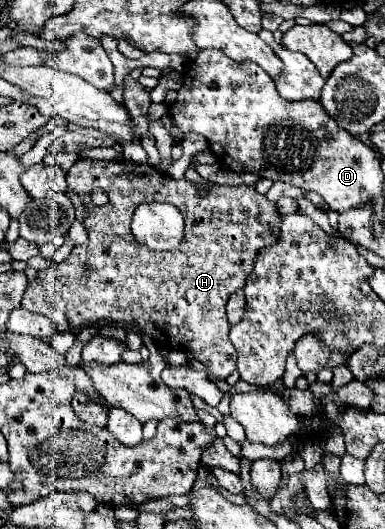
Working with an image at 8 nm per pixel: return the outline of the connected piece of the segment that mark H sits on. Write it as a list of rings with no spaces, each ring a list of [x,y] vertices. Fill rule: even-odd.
[[[79,159],[69,171],[67,171],[67,183],[69,183],[69,189],[81,197],[83,201],[83,207],[87,209],[87,217],[85,217],[85,229],[89,233],[89,243],[87,245],[81,245],[81,247],[75,247],[71,251],[71,255],[61,261],[61,263],[53,263],[47,271],[43,271],[39,275],[39,283],[37,285],[31,285],[27,287],[25,295],[23,295],[23,307],[31,313],[41,313],[45,317],[49,317],[55,325],[57,331],[79,331],[79,329],[85,329],[85,327],[91,327],[95,323],[101,325],[101,317],[113,317],[113,323],[117,325],[125,325],[129,331],[135,331],[135,333],[145,333],[147,337],[151,337],[155,341],[155,345],[161,345],[161,347],[167,347],[167,349],[181,349],[181,351],[191,351],[195,353],[195,357],[207,367],[207,371],[213,375],[213,377],[221,377],[221,379],[227,379],[235,369],[235,349],[229,341],[229,321],[227,321],[227,313],[225,313],[225,305],[227,305],[227,299],[231,293],[235,293],[237,289],[241,289],[245,285],[245,277],[249,277],[249,273],[253,271],[253,257],[257,257],[257,253],[261,253],[261,249],[273,245],[273,241],[279,239],[279,231],[281,231],[281,213],[277,209],[277,203],[269,201],[265,195],[259,195],[255,191],[255,187],[247,187],[247,185],[241,185],[241,187],[223,187],[223,185],[215,185],[207,197],[201,197],[195,187],[185,181],[185,179],[171,179],[167,177],[165,173],[157,171],[155,167],[151,165],[137,165],[137,163],[131,163],[131,161],[125,161],[125,159],[113,159],[113,161],[91,161],[91,159]],[[95,187],[101,187],[109,193],[109,203],[103,205],[103,207],[97,207],[91,203],[91,189]],[[145,201],[167,201],[171,205],[175,205],[181,213],[183,213],[183,219],[185,219],[185,235],[183,235],[183,241],[177,249],[173,251],[151,251],[147,249],[145,245],[137,243],[133,233],[131,233],[131,217],[133,217],[133,211],[145,203]]]

